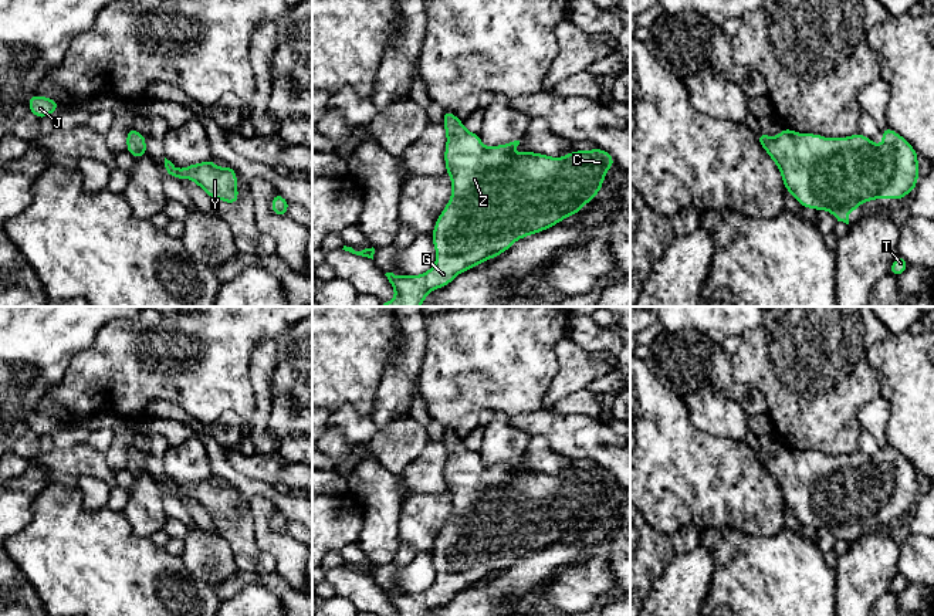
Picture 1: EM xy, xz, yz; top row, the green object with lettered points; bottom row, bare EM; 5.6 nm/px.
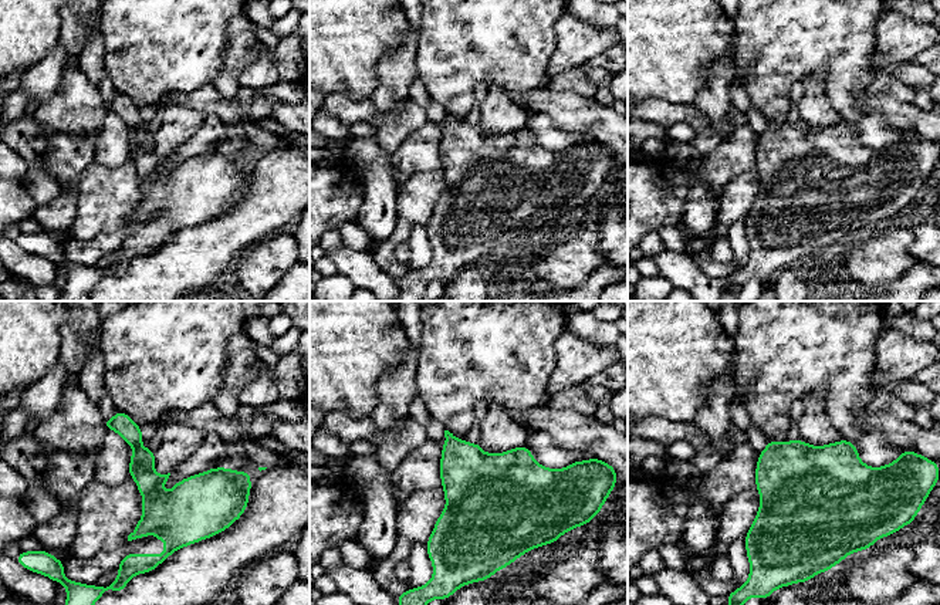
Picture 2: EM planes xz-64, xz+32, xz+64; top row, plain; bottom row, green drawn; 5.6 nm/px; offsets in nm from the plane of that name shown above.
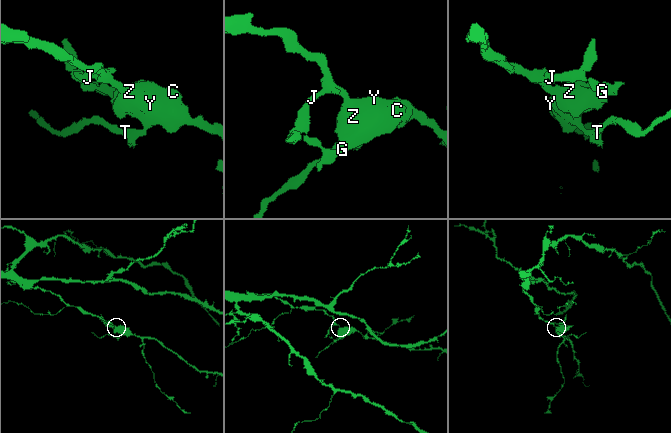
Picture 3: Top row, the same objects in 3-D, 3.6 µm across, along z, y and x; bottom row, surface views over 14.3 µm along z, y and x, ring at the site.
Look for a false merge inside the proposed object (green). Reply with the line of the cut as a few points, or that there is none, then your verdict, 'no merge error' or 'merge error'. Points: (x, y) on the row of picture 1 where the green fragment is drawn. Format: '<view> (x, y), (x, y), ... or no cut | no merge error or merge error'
no cut | no merge error

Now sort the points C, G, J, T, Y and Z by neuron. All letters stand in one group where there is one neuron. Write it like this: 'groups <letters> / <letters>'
groups C G J T Y Z

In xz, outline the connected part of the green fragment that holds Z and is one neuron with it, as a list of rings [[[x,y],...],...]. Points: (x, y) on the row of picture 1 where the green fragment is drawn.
[[[444,111],[443,126],[447,136],[444,163],[451,177],[451,197],[430,234],[436,263],[420,275],[386,273],[396,295],[380,307],[420,307],[433,290],[447,287],[458,274],[498,257],[517,240],[541,233],[579,213],[596,197],[608,170],[615,165],[613,156],[598,146],[585,152],[572,150],[561,158],[529,150],[515,155],[520,141],[484,146],[480,133],[467,131],[451,111]]]

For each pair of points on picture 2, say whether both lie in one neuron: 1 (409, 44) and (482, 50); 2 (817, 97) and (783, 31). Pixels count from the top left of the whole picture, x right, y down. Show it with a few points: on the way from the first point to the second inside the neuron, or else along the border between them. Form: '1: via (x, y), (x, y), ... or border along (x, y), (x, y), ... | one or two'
1: border along (422, 14), (416, 51), (418, 75) | two
2: border along (827, 73), (820, 68), (801, 81) | two

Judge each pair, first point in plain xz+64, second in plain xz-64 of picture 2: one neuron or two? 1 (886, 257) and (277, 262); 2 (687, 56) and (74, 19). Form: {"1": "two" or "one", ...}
{"1": "one", "2": "two"}

